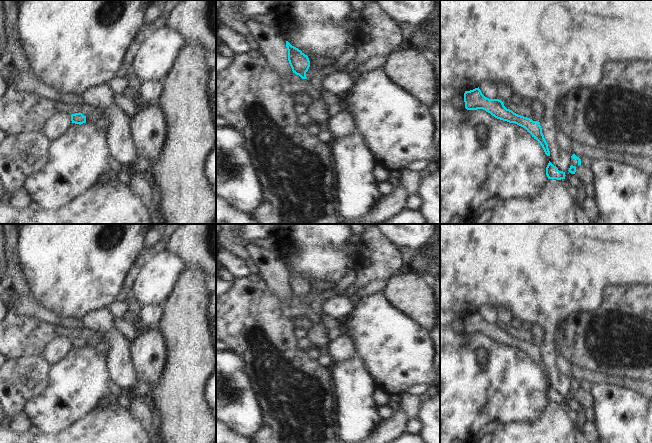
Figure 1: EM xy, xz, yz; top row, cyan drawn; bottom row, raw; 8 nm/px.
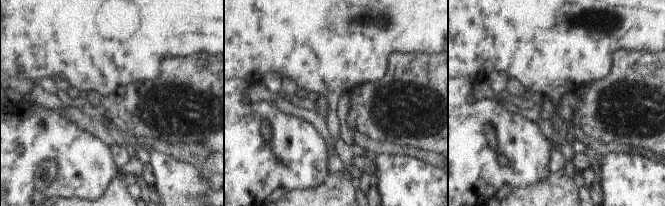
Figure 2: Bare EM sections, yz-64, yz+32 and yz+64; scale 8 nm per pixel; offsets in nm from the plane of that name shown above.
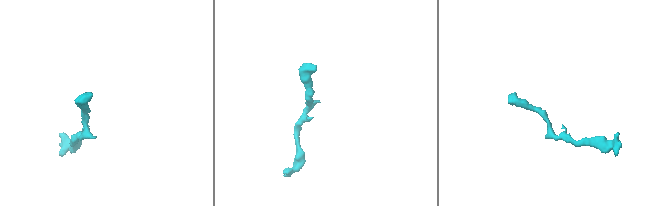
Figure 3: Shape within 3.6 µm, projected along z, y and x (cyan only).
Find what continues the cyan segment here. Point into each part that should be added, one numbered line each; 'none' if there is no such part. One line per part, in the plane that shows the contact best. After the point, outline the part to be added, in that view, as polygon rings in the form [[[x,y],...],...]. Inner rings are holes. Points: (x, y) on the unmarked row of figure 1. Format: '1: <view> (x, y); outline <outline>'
none

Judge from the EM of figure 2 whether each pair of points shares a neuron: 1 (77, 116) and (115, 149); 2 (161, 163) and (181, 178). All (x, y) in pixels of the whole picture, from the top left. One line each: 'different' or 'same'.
1: different
2: same

